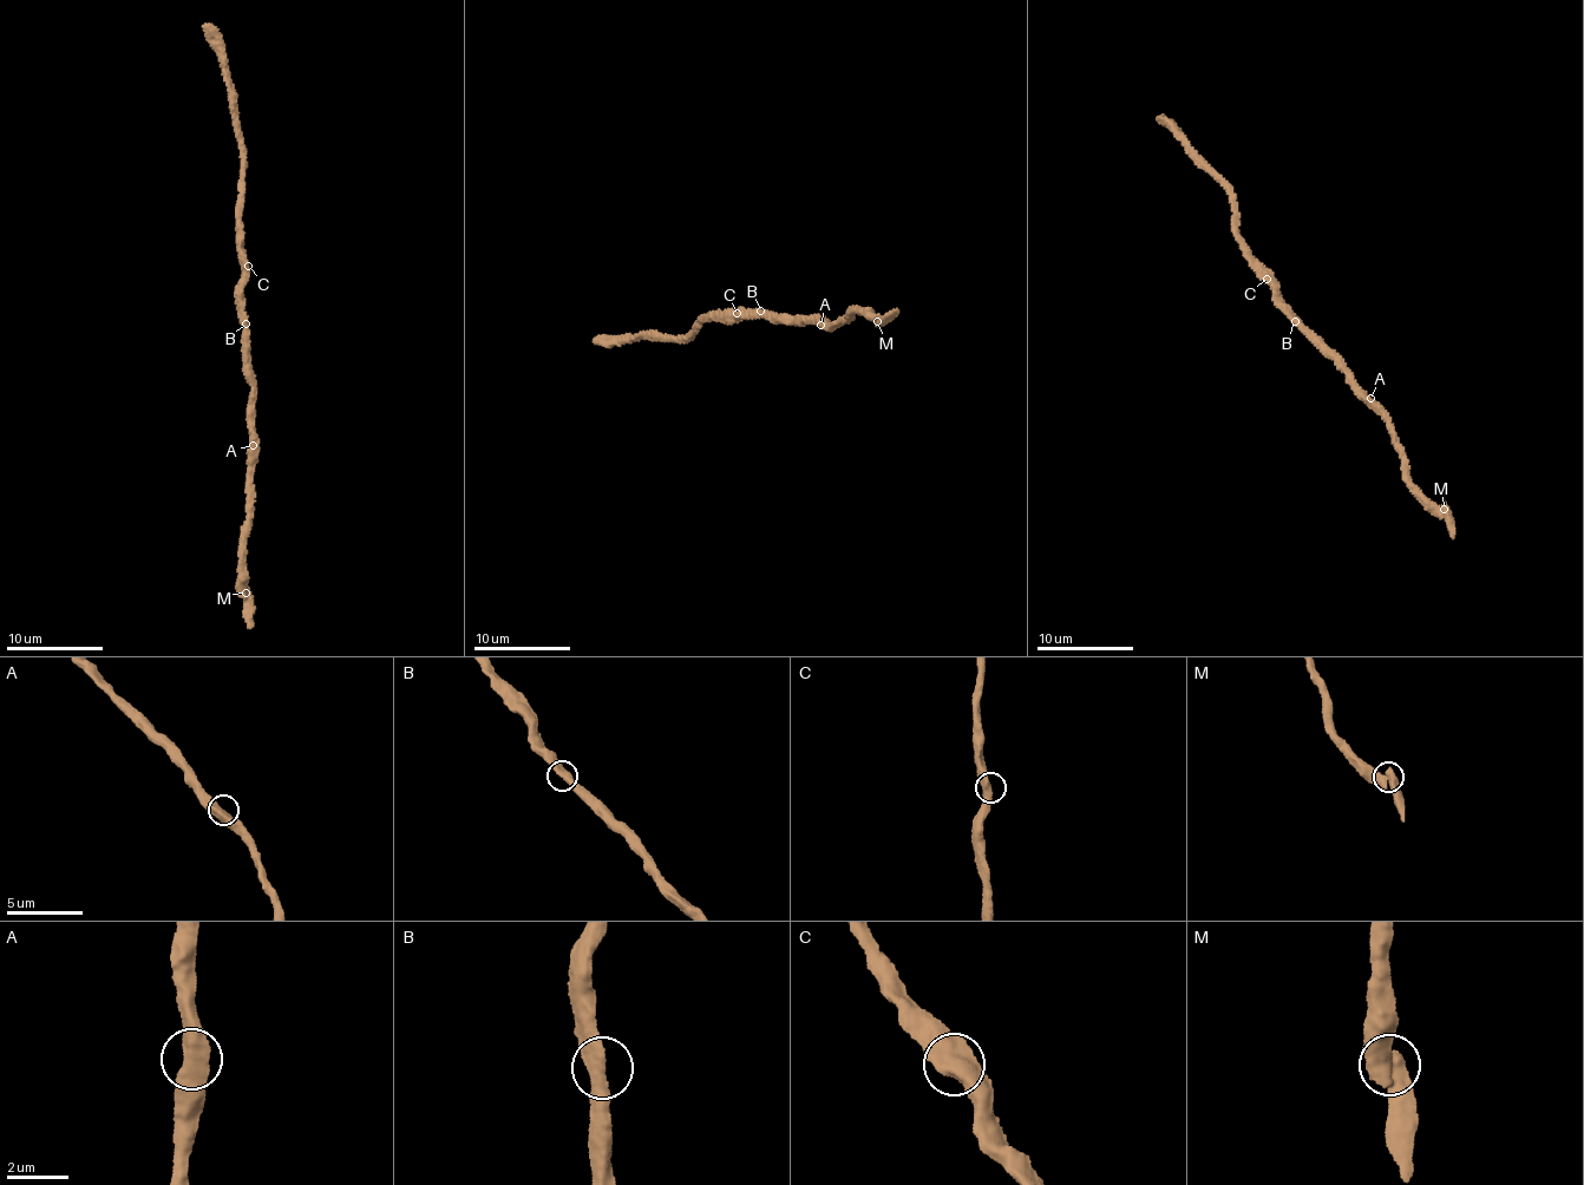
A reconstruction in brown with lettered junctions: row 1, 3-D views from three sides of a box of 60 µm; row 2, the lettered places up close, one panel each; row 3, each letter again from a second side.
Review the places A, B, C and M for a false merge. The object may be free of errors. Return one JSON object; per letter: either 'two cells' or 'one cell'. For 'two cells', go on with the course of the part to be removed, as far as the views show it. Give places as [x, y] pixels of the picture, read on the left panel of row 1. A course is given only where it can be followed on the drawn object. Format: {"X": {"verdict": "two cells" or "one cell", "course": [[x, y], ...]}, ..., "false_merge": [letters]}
{"A": {"verdict": "one cell"}, "B": {"verdict": "one cell"}, "C": {"verdict": "one cell"}, "M": {"verdict": "one cell"}, "false_merge": []}

